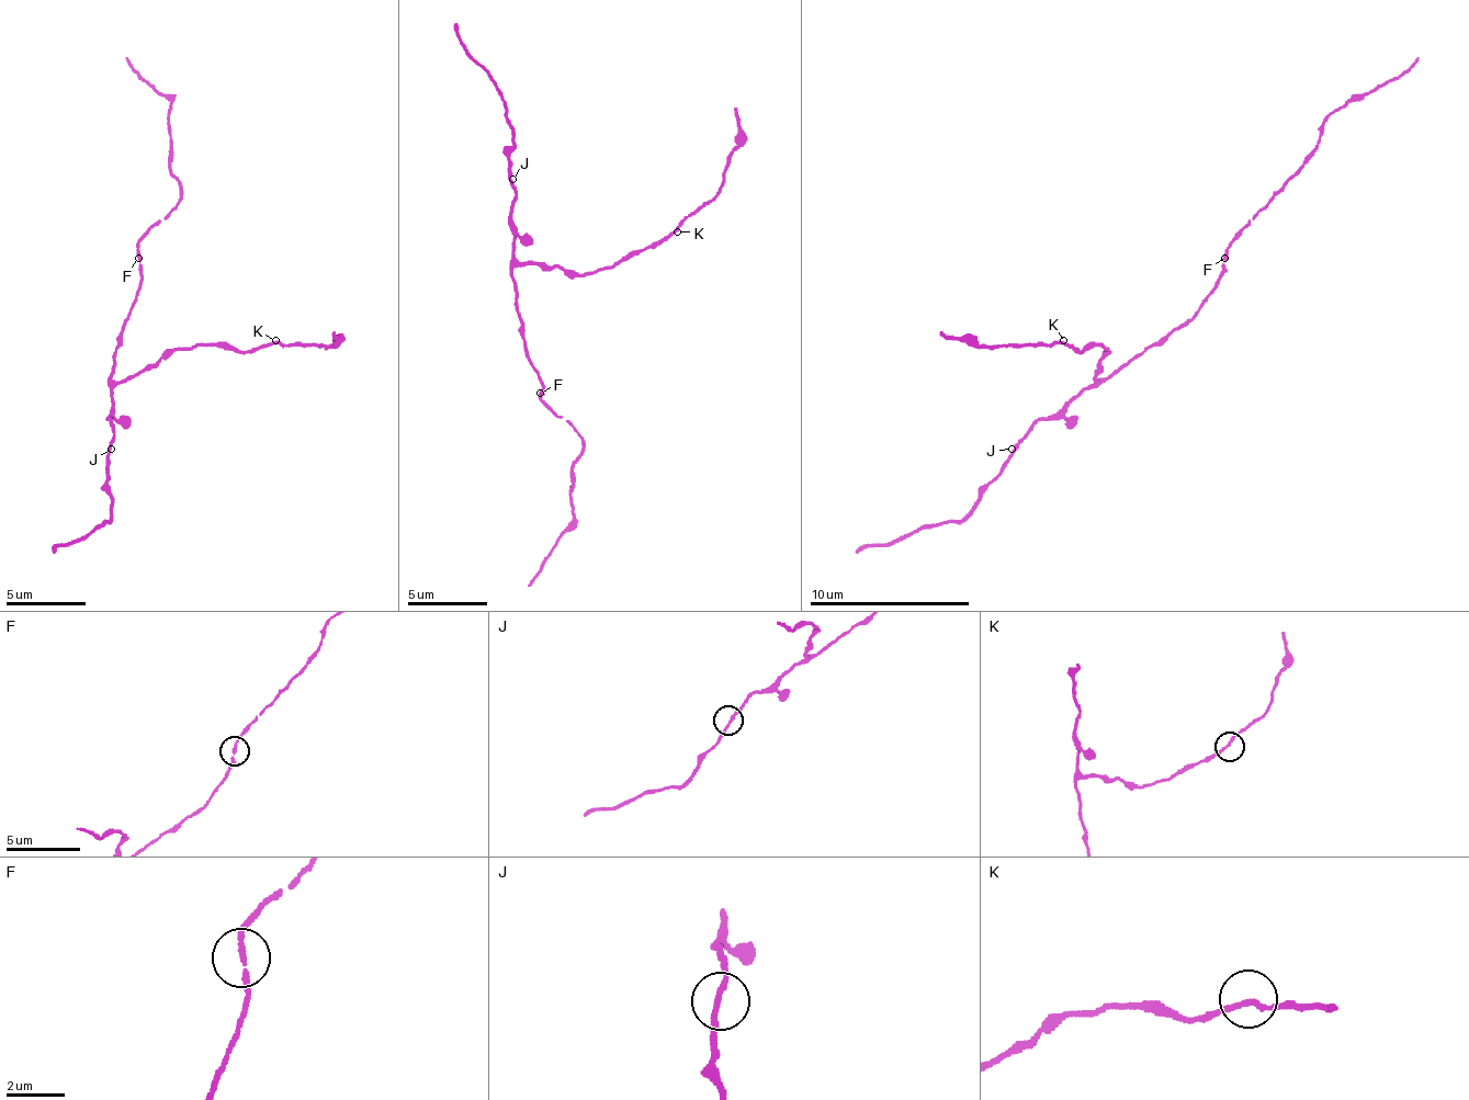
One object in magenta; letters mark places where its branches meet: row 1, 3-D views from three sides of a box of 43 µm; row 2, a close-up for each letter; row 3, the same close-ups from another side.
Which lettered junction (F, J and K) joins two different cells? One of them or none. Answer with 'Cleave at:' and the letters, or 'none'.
Cleave at: none

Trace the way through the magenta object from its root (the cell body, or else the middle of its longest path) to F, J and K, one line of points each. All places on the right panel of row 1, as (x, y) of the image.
F: (1164, 337), (1179, 328), (1200, 308), (1204, 296), (1216, 284), (1224, 269), (1224, 257)
J: (1164, 337), (1136, 352), (1107, 376), (1099, 376), (1055, 412), (1043, 417), (1012, 449)
K: (1164, 337), (1099, 381), (1096, 373), (1107, 349), (1104, 344), (1092, 344), (1080, 352), (1063, 340)

